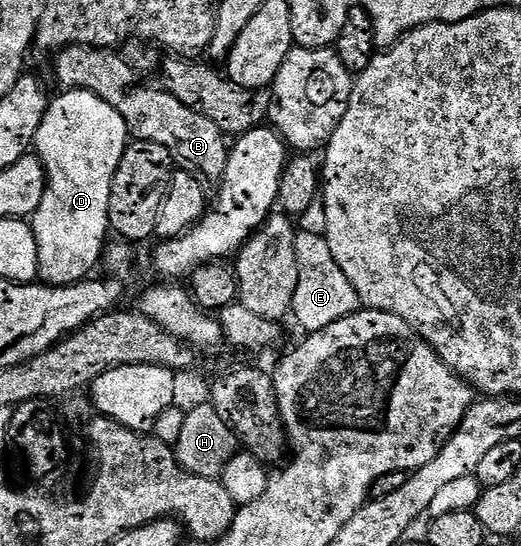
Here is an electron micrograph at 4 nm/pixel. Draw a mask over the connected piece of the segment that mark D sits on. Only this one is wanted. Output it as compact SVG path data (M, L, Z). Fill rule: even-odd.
M71 88L69 90L59 91L59 96L56 95L51 99L49 106L46 108L46 113L44 114L44 122L40 122L40 126L36 130L36 138L34 139L33 151L36 153L39 160L42 161L42 165L44 166L44 170L46 171L46 193L44 194L44 202L40 202L40 206L35 210L34 215L32 217L32 227L34 229L34 237L36 238L36 246L38 247L38 280L41 283L51 285L53 287L59 288L60 286L68 286L69 284L78 284L82 280L87 279L91 275L90 272L94 267L99 263L100 265L104 260L104 253L108 247L108 239L106 240L106 232L109 233L111 231L110 226L110 191L112 190L112 178L116 178L116 170L120 166L120 158L124 158L124 154L126 153L127 144L131 143L132 137L130 131L128 130L128 126L124 122L124 118L120 118L120 114L118 111L112 106L108 106L108 102L104 102L104 98L100 98L96 94L92 94L91 92L85 92L84 90L80 90L79 88Z

